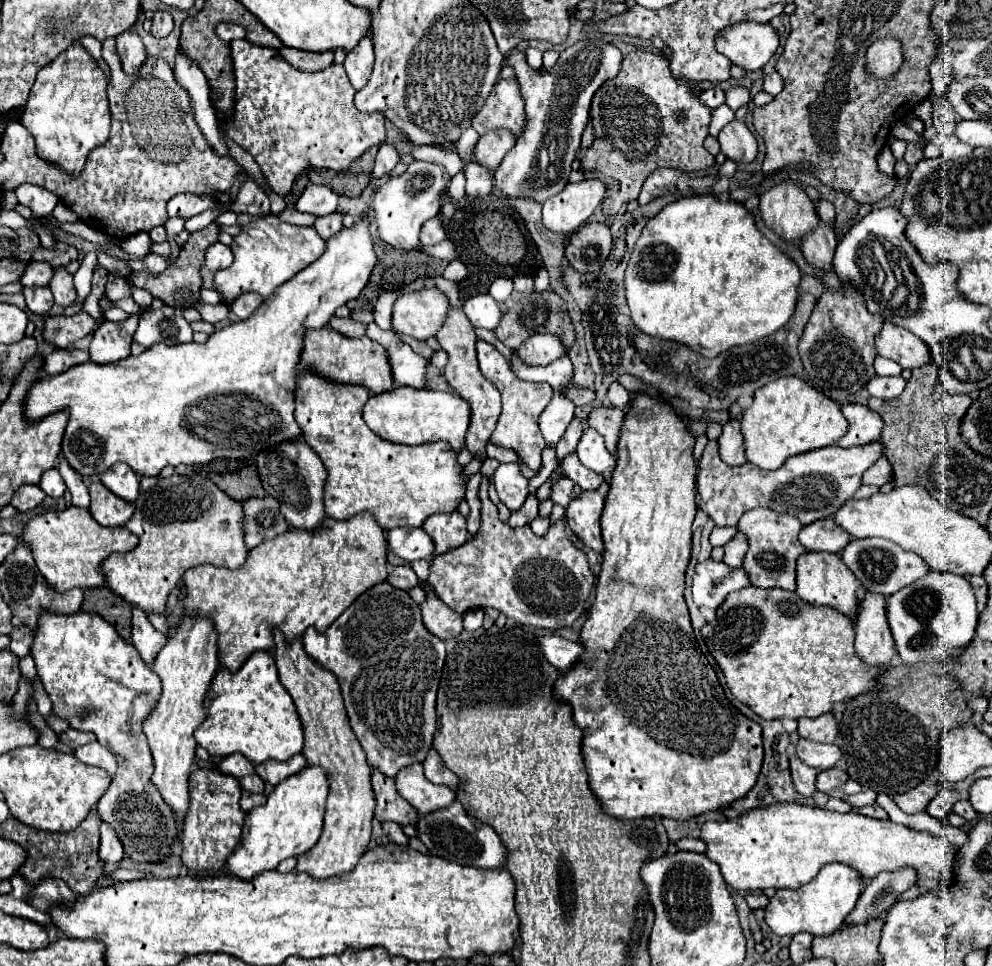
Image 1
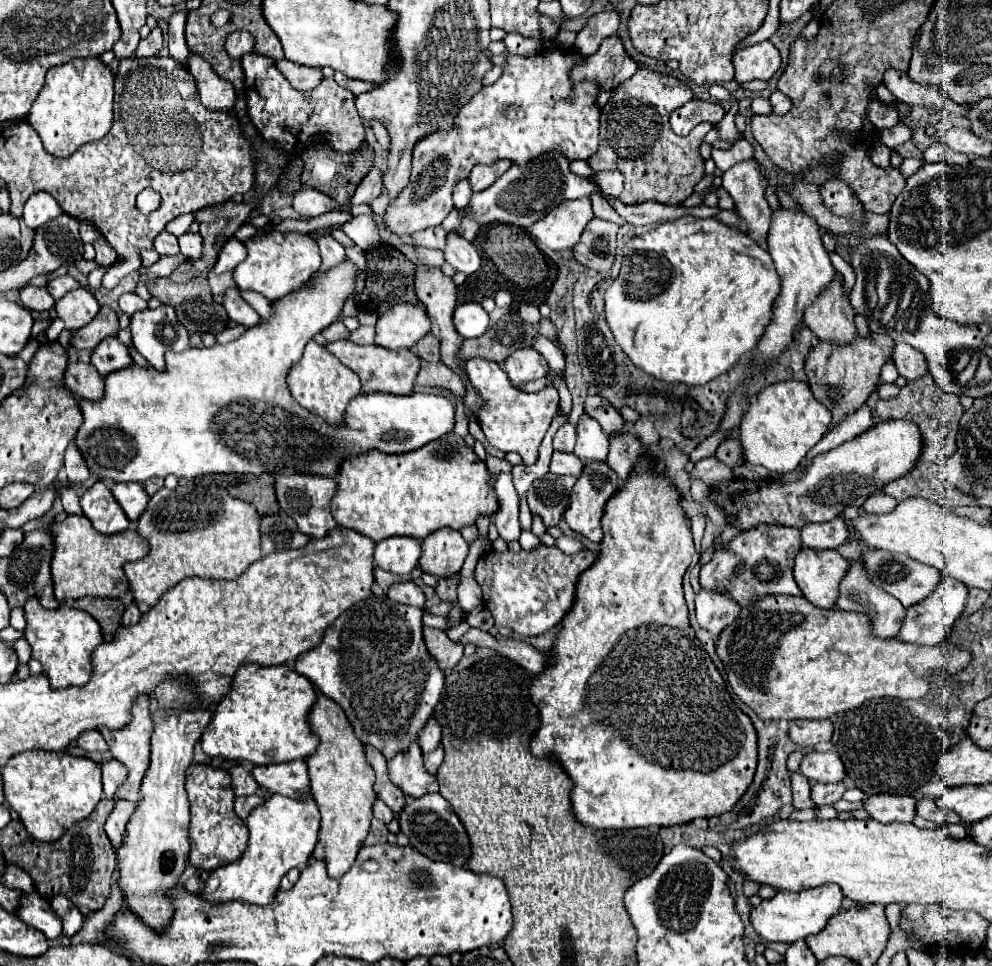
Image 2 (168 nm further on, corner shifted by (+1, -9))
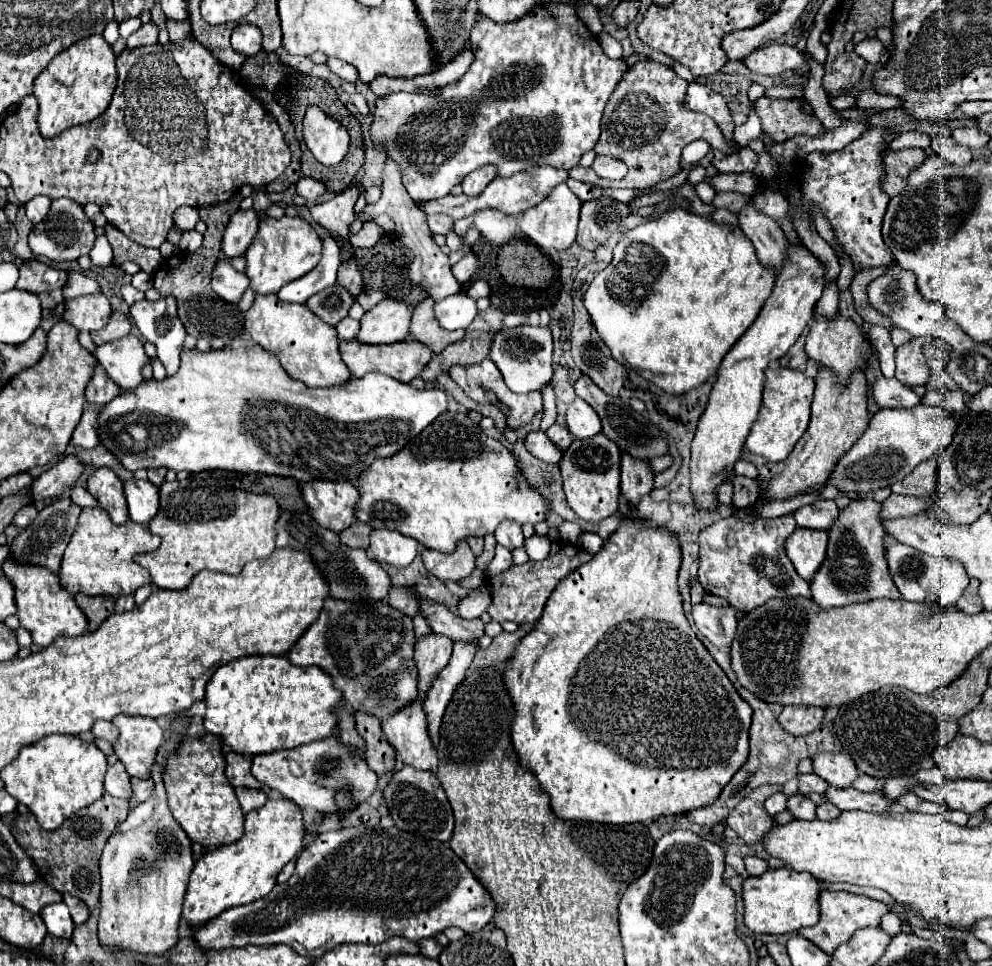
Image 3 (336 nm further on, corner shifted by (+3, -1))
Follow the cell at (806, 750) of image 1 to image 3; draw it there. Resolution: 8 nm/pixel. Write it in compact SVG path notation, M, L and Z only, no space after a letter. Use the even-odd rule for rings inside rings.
M820 753L818 757L812 757L812 761L814 773L820 775L828 785L838 789L852 787L852 783L860 775L856 763L848 753Z

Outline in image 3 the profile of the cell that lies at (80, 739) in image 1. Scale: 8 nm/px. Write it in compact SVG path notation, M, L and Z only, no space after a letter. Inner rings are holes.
M98 721L94 727L92 727L92 733L98 737L98 739L106 739L108 743L114 743L118 739L118 729L112 725L112 721Z

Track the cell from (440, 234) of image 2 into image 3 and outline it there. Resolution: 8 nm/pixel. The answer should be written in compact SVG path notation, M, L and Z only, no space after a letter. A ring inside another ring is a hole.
M432 215L428 217L428 227L432 233L442 233L446 235L454 225L454 219L448 217L448 215Z

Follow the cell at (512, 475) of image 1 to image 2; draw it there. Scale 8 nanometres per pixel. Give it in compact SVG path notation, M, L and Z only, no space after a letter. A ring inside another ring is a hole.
M500 473L494 485L494 493L498 499L498 511L494 515L494 525L504 541L514 541L520 535L520 499L512 483L512 473Z

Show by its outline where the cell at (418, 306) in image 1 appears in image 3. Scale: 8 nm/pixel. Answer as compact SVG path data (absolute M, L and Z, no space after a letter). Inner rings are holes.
M384 299L364 313L364 317L360 319L360 331L356 335L356 341L366 345L404 341L410 331L410 317L410 305Z

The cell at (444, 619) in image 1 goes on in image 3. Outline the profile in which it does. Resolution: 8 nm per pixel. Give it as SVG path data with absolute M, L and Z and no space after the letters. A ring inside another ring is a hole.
M428 635L420 639L414 647L414 661L418 669L418 691L420 699L426 699L426 693L432 687L432 681L438 677L440 669L448 665L448 657L452 655L452 639L444 635Z

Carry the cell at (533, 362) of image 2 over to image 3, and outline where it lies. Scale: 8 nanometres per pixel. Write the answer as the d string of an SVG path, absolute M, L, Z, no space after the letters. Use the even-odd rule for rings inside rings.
M520 325L512 329L504 327L492 339L490 359L500 369L506 385L514 393L542 391L544 385L552 379L552 333L548 327L532 325Z

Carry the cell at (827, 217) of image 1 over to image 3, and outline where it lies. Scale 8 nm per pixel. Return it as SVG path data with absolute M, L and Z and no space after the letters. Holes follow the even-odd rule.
M836 281L828 283L822 297L816 303L816 315L826 317L826 319L834 319L838 313L838 289L836 289Z

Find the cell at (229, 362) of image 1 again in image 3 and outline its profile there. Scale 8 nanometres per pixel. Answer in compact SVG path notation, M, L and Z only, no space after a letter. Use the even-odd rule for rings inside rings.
M248 343L244 351L234 351L234 349L218 349L218 351L182 351L182 363L176 375L166 377L164 381L142 381L134 391L122 391L120 397L110 401L100 409L100 443L106 445L116 457L120 457L122 465L126 465L128 471L138 471L138 469L150 469L150 467L168 467L178 471L214 471L214 469L224 469L224 471L238 471L238 473L266 473L266 475L280 475L280 477L292 477L300 483L310 483L310 481L356 481L376 459L380 457L392 457L408 441L412 441L426 425L430 425L440 413L446 411L448 399L442 389L414 389L410 383L400 383L388 375L382 373L368 373L360 379L352 377L350 381L342 383L340 387L326 387L326 389L308 389L302 381L292 379L284 367L280 365L278 357L260 349L256 343Z

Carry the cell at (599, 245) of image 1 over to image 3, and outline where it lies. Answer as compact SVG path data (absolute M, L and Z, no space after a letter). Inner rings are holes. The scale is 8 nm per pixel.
M600 197L596 201L582 203L576 241L588 251L596 251L626 215L630 215L628 207L610 197Z

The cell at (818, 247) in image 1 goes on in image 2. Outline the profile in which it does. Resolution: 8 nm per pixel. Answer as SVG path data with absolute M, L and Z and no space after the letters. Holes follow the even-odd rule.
M836 273L830 285L826 285L816 301L804 311L804 323L808 323L818 339L846 345L856 337L854 315L848 295L844 293L844 277Z

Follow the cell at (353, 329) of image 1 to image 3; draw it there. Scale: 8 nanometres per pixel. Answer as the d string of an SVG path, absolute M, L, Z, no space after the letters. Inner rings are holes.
M332 285L320 293L316 293L314 297L308 299L308 307L328 325L336 325L338 321L342 321L348 315L350 305L354 303L352 293L342 287L342 285Z

